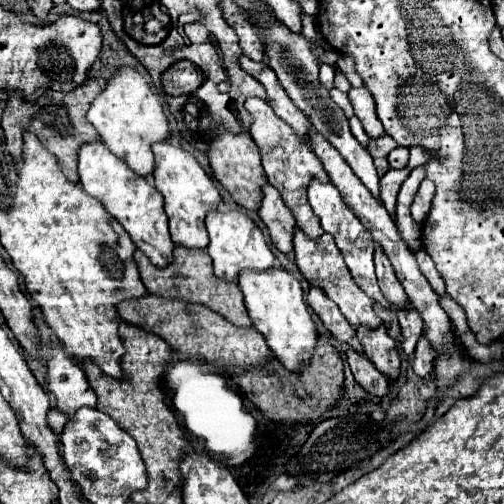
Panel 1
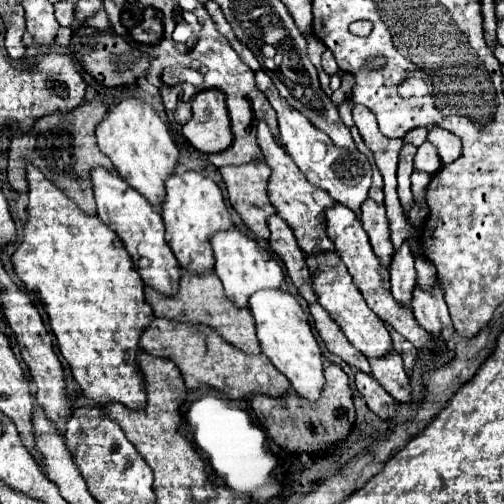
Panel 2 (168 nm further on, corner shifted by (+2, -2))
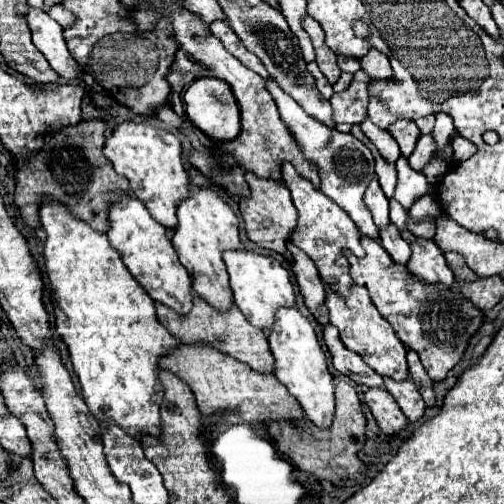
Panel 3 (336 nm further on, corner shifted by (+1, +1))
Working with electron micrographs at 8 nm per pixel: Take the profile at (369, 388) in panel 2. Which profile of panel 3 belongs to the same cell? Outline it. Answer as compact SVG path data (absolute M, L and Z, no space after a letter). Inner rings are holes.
M378 387L368 389L364 399L384 435L396 435L408 425L408 419L404 417L394 397L386 389L378 389Z

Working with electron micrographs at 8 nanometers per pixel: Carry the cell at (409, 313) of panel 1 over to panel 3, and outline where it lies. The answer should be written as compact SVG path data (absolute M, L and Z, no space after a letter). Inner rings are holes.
M394 223L386 225L386 229L380 231L380 241L382 241L382 247L390 253L390 257L396 263L402 263L402 265L408 263L408 259L410 259L410 245L408 245L408 241L402 239L402 235L396 229Z

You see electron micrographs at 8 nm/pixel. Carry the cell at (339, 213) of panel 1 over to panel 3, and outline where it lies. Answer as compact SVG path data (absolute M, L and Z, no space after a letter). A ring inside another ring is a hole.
M362 237L362 247L366 249L366 257L362 259L346 251L354 283L368 289L370 299L380 315L394 327L400 341L418 353L430 379L444 381L448 371L462 361L470 337L478 333L484 321L484 311L474 307L470 299L462 297L456 285L450 289L442 289L442 285L422 285L422 281L410 277L408 267L394 265L378 241Z

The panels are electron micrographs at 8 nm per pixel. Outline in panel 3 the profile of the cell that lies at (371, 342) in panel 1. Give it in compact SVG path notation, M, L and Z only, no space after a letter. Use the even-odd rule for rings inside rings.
M386 377L386 379L384 379L384 385L386 385L386 389L390 391L390 395L396 399L398 407L402 409L402 413L406 415L406 419L408 419L410 423L418 421L418 419L424 415L426 405L424 405L424 401L422 401L416 385L414 385L410 379L396 383L396 381L392 381L392 379Z

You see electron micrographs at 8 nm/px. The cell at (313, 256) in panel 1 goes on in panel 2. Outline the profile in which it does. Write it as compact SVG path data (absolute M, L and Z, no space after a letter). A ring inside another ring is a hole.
M337 250L331 252L319 252L305 258L309 270L311 270L311 282L313 292L317 296L317 302L331 314L331 318L341 326L347 340L363 352L367 358L371 356L383 356L391 350L391 336L383 324L383 320L367 306L361 292L355 288L345 264L337 256Z

